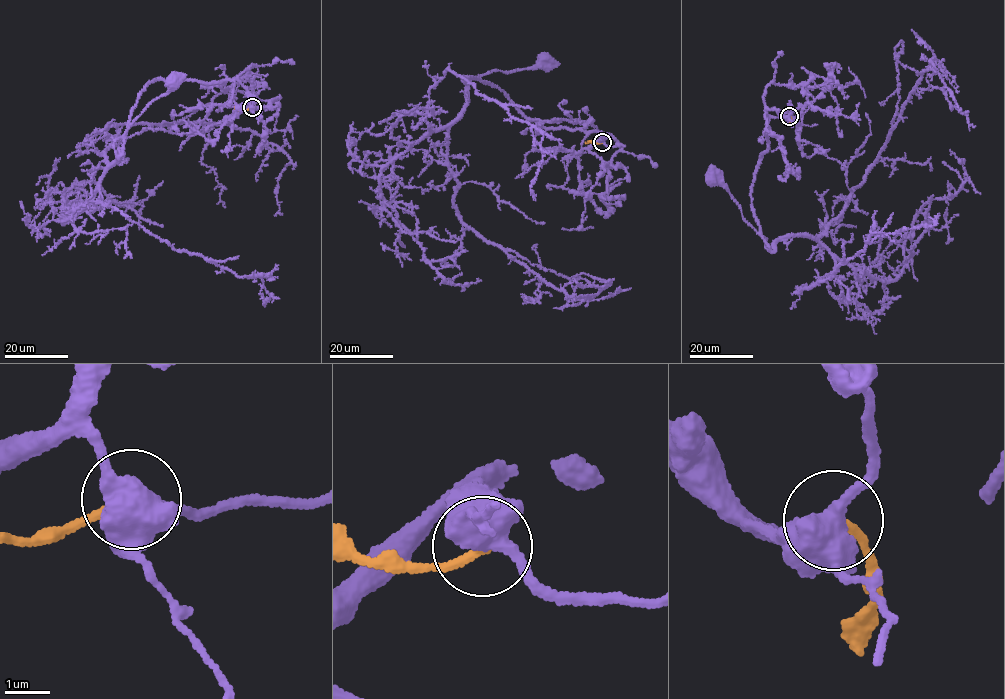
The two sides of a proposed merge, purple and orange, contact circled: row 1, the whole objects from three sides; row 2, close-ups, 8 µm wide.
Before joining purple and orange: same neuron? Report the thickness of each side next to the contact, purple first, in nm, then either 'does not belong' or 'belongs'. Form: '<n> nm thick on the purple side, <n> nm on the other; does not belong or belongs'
550 nm thick on the purple side, 200 nm on the other; does not belong

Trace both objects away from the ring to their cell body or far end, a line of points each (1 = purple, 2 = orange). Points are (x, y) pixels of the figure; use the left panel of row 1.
1: (252, 107), (246, 89), (236, 79), (159, 79), (138, 98), (125, 134), (173, 80)
2: (252, 107), (239, 110), (234, 107)

